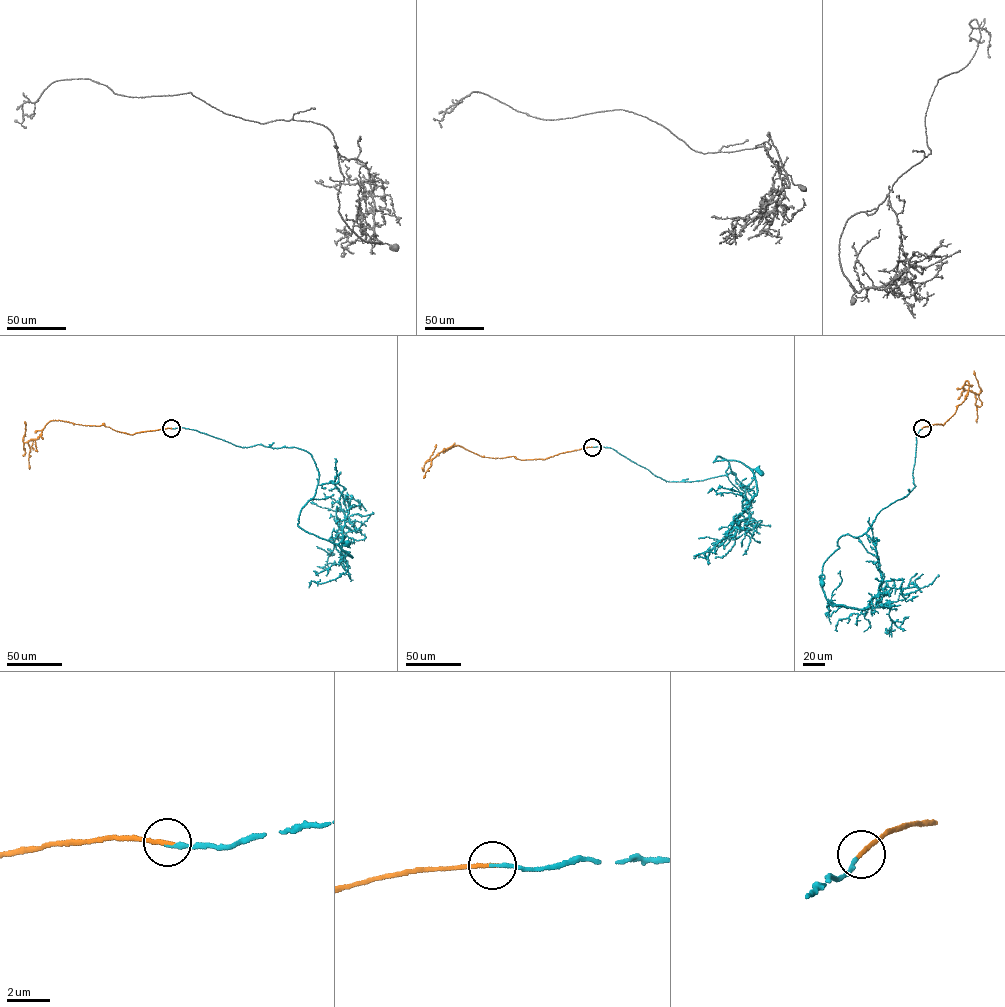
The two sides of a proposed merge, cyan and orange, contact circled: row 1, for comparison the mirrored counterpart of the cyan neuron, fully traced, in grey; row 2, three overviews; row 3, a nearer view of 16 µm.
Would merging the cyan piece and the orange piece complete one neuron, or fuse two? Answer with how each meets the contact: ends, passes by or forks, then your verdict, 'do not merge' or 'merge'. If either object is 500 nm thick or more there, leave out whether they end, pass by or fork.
cyan ends | orange ends | merge

